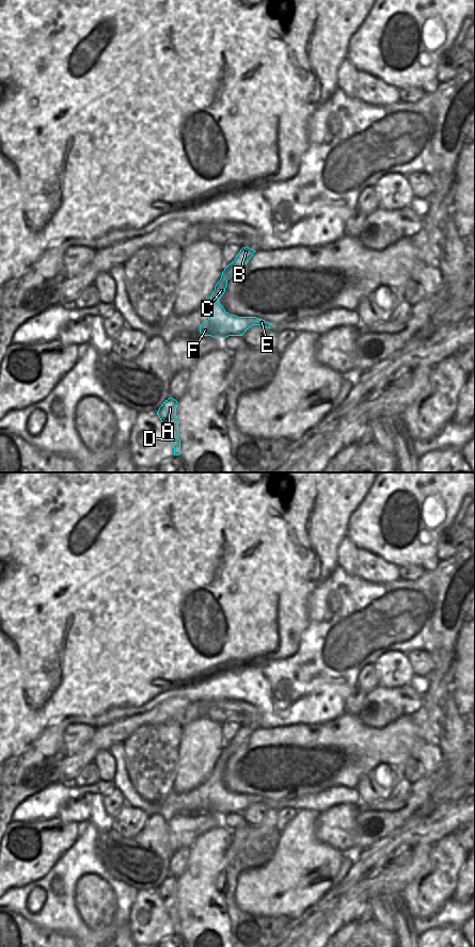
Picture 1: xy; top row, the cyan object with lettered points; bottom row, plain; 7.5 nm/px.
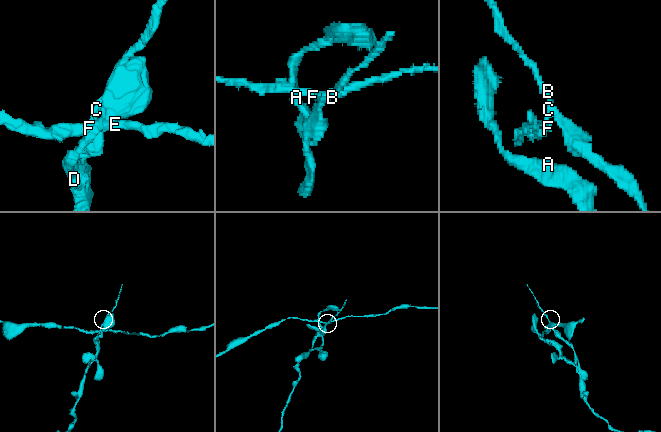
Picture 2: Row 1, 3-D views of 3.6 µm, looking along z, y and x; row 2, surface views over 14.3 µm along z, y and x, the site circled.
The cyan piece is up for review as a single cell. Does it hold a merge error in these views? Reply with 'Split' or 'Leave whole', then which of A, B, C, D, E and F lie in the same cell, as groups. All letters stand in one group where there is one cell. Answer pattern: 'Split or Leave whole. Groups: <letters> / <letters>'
Split. Groups: A B D / C E F

